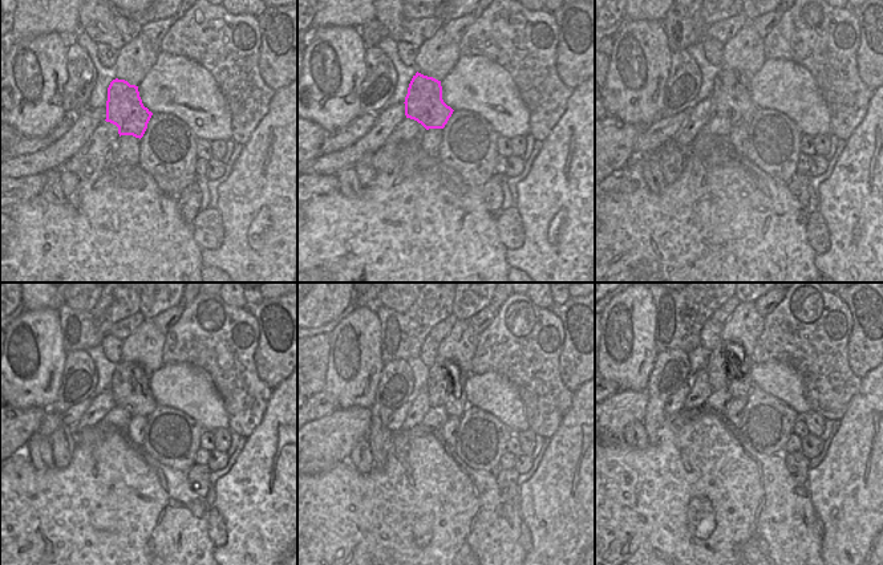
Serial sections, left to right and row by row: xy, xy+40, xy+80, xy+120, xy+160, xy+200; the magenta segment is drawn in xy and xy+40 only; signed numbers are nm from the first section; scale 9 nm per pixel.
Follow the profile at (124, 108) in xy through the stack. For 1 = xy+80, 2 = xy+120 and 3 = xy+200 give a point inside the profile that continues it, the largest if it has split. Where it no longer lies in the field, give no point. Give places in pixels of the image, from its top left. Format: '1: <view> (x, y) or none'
1: xy+80 (728, 96)
2: xy+120 (130, 386)
3: xy+200 (738, 381)

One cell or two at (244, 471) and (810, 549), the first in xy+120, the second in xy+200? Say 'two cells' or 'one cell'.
two cells

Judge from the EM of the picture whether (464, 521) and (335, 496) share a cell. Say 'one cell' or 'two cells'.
one cell

